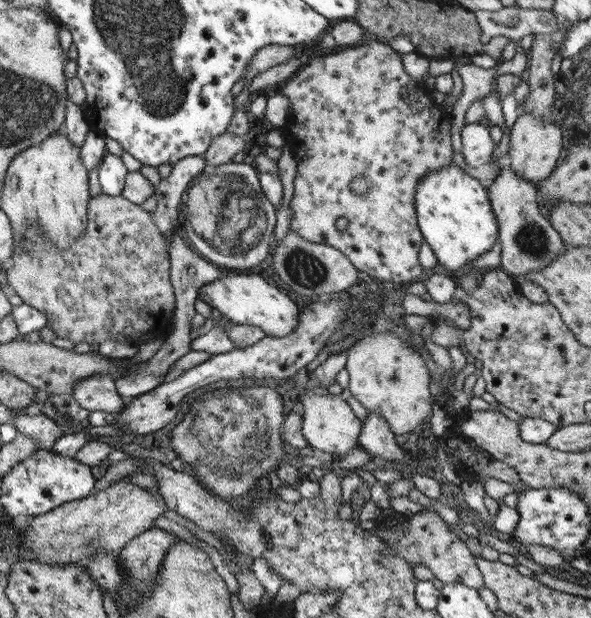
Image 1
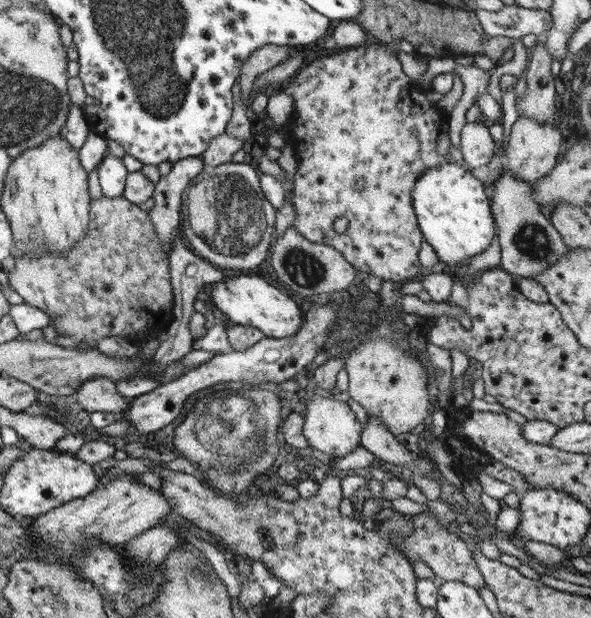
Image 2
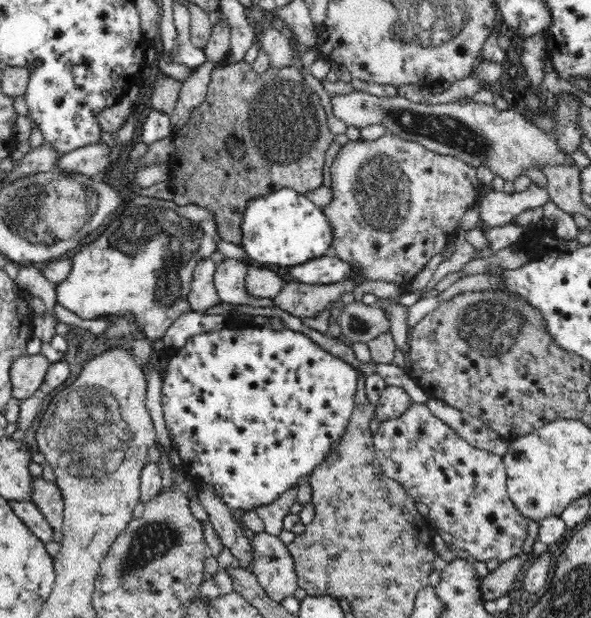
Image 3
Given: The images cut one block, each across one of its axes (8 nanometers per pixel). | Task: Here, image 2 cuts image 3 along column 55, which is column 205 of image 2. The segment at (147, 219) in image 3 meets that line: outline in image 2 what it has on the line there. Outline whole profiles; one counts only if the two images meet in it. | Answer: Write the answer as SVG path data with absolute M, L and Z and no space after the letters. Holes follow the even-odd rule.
M224 277L203 288L212 308L223 313L231 324L255 328L264 338L285 339L294 336L301 329L303 314L299 306L275 287L269 286L261 277Z

